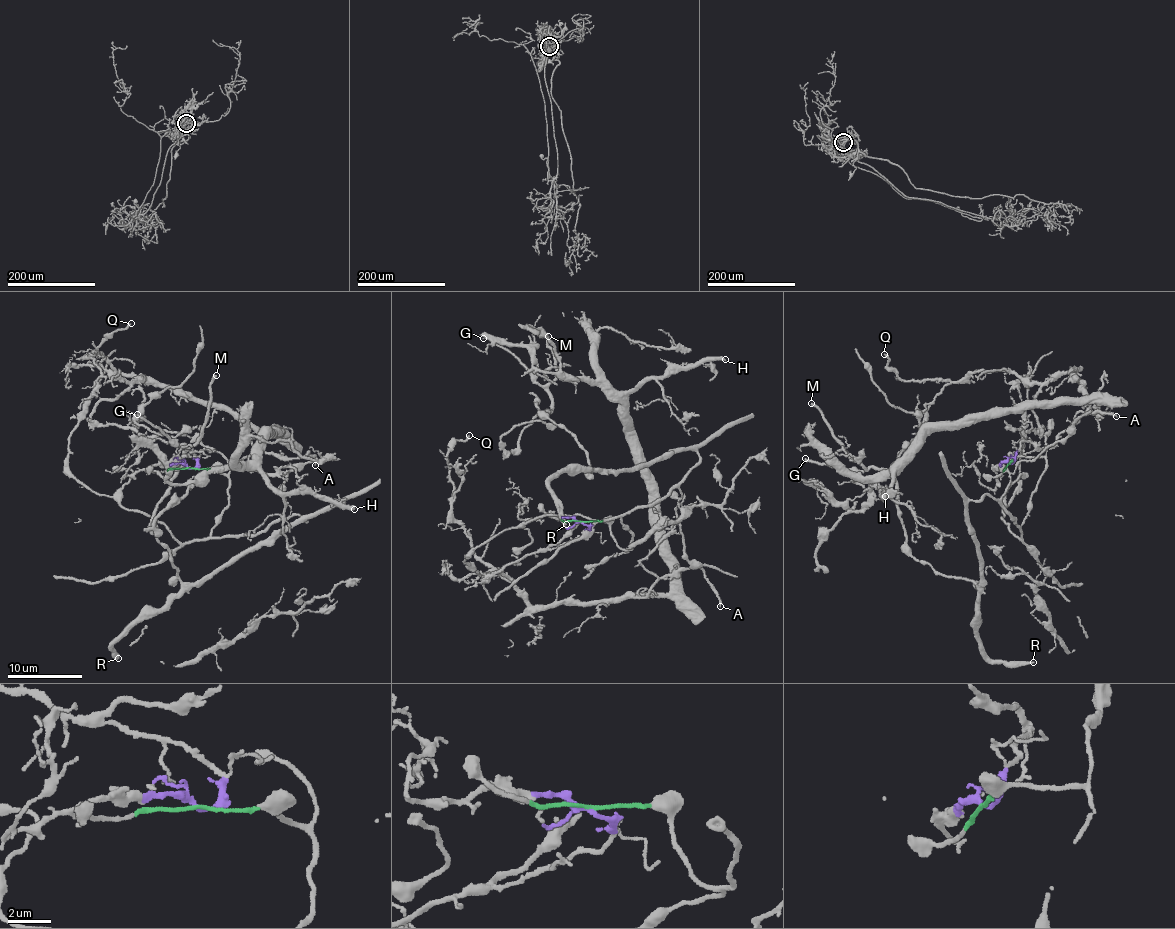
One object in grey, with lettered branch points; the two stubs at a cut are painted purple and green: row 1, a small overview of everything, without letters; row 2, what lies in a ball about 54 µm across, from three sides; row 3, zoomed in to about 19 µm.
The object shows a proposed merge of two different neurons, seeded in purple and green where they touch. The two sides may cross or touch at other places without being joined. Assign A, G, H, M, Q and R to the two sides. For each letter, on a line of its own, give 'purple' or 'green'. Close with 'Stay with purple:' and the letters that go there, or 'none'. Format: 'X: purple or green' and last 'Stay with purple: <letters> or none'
A: purple
G: green
H: purple
M: green
Q: purple
R: green
Stay with purple: A, H, Q

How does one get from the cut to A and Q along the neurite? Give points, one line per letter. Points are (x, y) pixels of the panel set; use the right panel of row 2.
A: (1008, 464), (1039, 427), (1031, 409), (1049, 380), (1084, 380), (1074, 424), (1080, 412), (1117, 416)
Q: (1008, 464), (1039, 427), (1031, 409), (1040, 387), (1005, 371), (900, 380), (884, 353)

